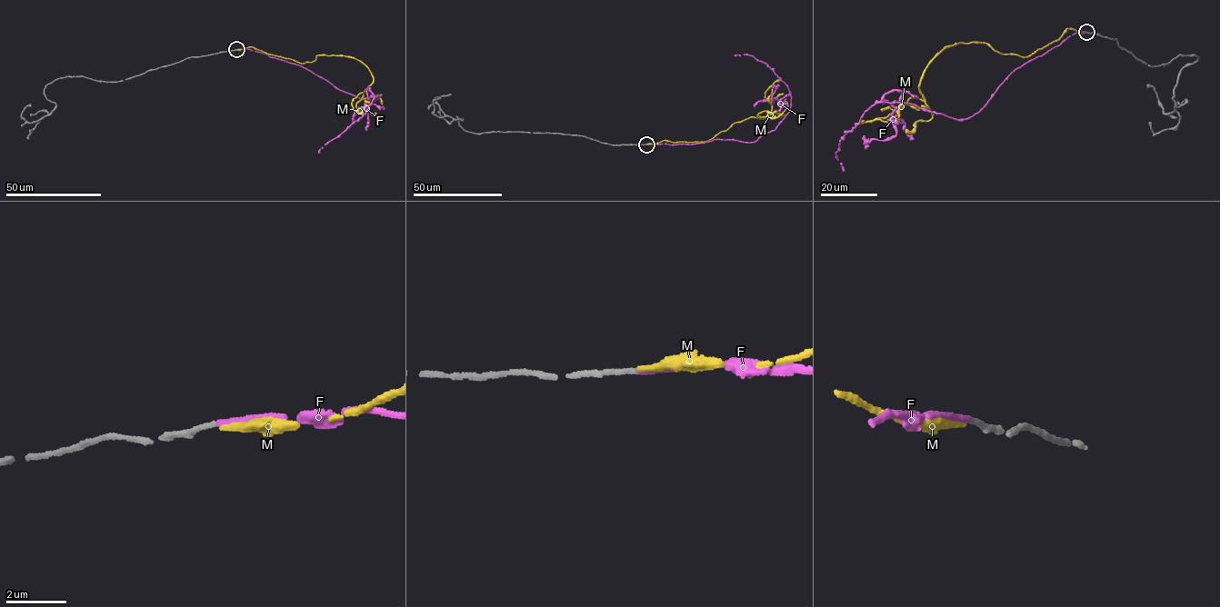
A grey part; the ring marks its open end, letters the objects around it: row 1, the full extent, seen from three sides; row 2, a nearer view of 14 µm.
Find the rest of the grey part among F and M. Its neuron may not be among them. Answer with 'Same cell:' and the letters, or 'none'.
Same cell: F

